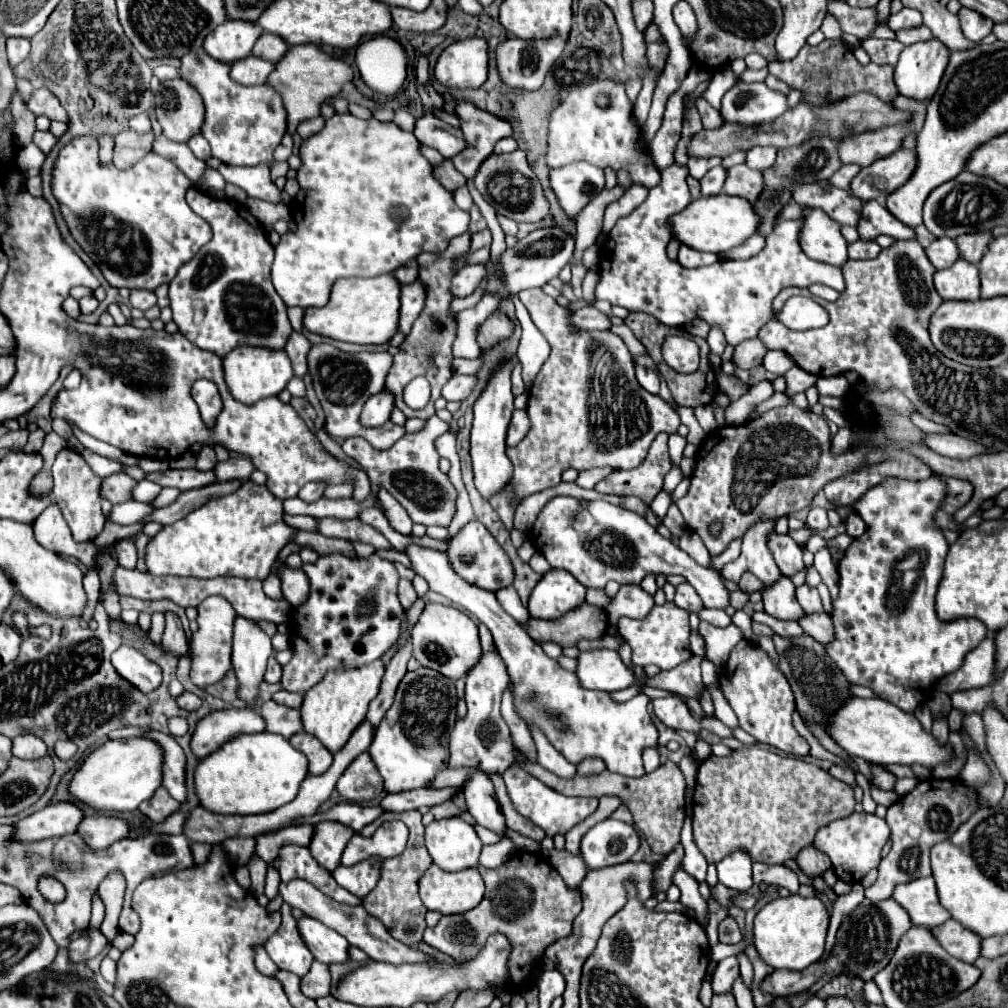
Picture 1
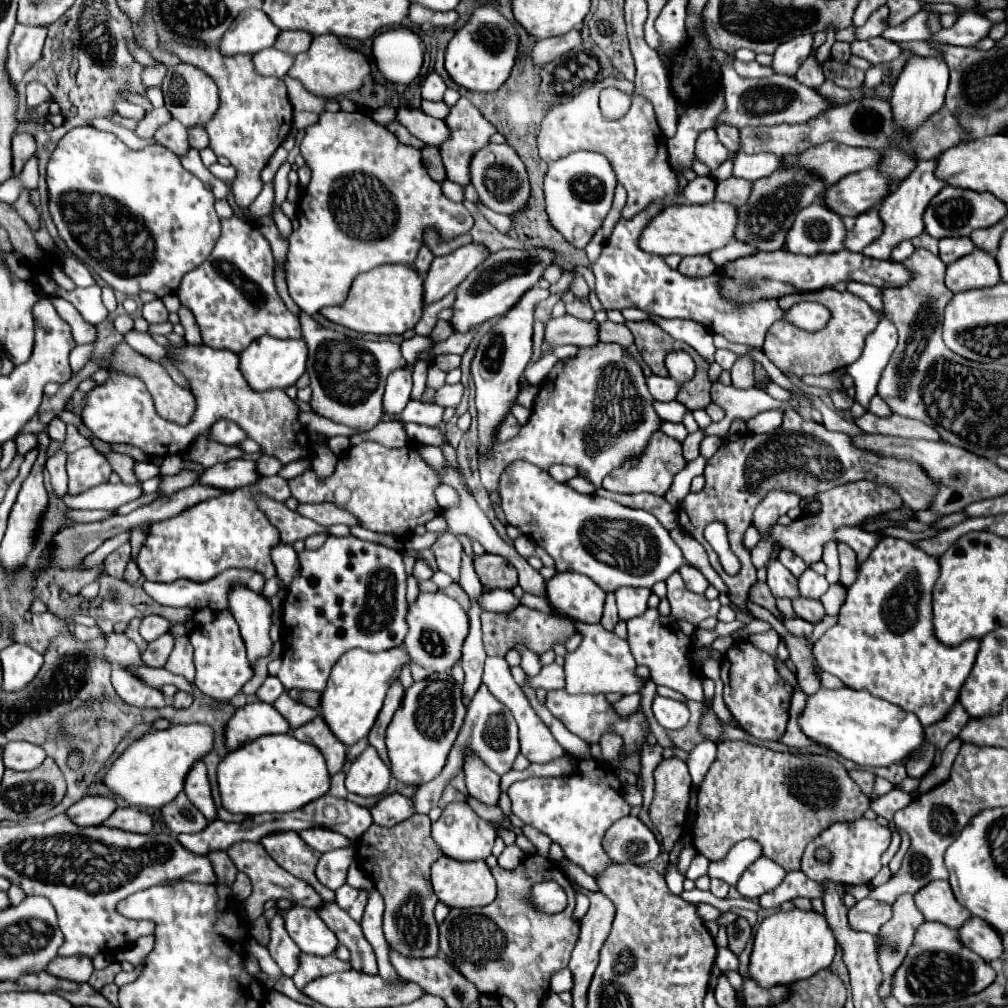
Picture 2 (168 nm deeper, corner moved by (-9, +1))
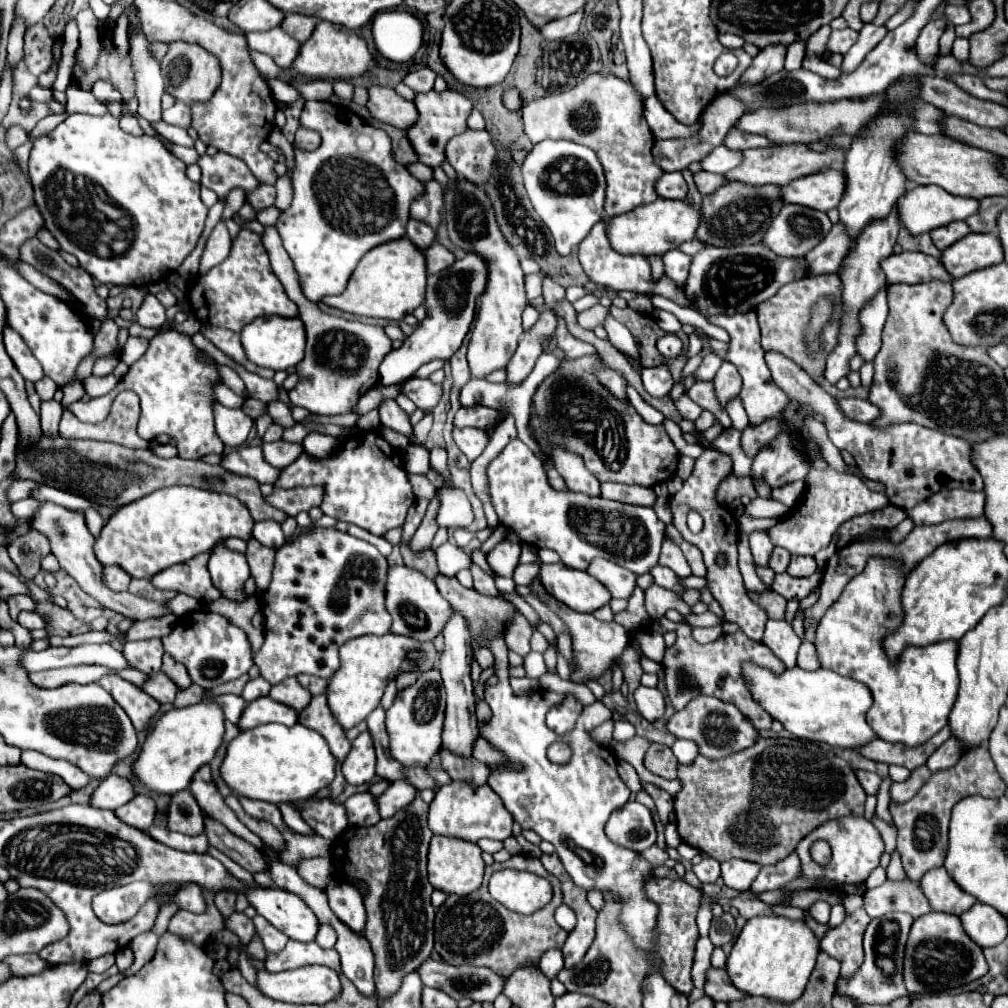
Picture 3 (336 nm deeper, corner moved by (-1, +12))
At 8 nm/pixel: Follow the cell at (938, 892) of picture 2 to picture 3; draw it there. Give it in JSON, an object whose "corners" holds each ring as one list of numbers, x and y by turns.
{"corners":[[945,868,929,870,921,878,921,888,927,900,931,902,931,908,937,912,949,912,949,914,963,914,967,912,977,900,963,892,955,880,947,874]]}

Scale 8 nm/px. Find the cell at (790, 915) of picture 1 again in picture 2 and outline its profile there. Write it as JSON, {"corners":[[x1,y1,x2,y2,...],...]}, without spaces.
{"corners":[[791,909,791,911,777,911,761,921,755,931,755,943,749,963,751,977,763,985,791,985,801,979,809,979,821,969,827,969,835,957,835,935,825,919,823,913,813,909]]}

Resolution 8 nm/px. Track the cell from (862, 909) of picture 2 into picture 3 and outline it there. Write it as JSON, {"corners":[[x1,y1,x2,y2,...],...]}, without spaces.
{"corners":[[885,880,885,884,863,894,869,918,879,918,887,912,907,912,913,918,931,912,931,906,915,880]]}

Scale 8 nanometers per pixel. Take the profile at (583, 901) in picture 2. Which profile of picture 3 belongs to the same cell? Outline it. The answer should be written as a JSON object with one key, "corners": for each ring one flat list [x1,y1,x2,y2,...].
{"corners":[[563,904,555,910,555,920,565,932,571,932,575,928,575,924,577,924,575,914,571,914,571,910,567,910,567,906,563,906]]}

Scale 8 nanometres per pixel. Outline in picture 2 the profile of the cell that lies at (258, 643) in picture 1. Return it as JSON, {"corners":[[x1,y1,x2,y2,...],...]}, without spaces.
{"corners":[[235,583,229,595,229,607,241,629,249,663,255,665,259,659,269,657,273,651,273,641,269,637,269,629,271,629,269,601,253,593,245,585]]}

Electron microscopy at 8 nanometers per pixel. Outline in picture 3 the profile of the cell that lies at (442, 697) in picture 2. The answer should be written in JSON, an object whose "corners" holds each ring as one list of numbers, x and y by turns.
{"corners":[[429,670,421,674,417,682,397,694,393,706,387,710,387,732,391,738,391,756,403,766,429,766,431,758,441,748,443,716,445,714,445,694,439,670]]}

